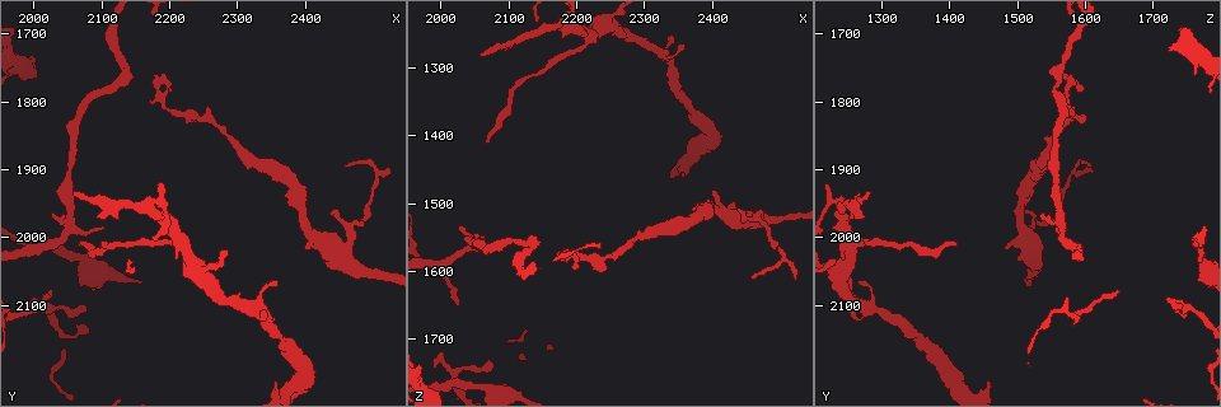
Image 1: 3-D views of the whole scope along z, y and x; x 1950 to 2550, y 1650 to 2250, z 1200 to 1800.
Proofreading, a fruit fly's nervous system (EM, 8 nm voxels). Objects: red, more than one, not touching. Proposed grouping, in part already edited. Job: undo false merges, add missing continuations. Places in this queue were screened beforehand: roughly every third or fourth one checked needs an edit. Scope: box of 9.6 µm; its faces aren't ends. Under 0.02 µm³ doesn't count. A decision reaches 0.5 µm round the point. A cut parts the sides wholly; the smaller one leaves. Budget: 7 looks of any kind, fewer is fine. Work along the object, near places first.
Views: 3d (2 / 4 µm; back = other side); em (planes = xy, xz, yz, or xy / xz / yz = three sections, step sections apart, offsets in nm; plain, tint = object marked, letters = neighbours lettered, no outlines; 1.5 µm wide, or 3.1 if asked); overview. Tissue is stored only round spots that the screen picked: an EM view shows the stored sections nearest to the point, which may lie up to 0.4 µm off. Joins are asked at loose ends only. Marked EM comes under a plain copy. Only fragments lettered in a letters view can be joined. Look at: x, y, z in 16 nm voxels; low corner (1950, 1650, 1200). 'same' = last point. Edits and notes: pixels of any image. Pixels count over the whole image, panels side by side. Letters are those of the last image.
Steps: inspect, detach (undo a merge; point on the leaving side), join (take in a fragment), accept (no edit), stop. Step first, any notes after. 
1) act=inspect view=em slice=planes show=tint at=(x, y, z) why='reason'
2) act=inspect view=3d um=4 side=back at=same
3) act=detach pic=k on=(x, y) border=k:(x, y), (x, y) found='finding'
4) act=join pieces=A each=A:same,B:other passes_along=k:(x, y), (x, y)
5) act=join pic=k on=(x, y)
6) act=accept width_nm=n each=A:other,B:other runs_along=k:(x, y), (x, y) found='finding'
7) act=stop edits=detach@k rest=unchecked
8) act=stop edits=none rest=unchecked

act=inspect view=3d um=2 at=(2245, 2060, 1245)

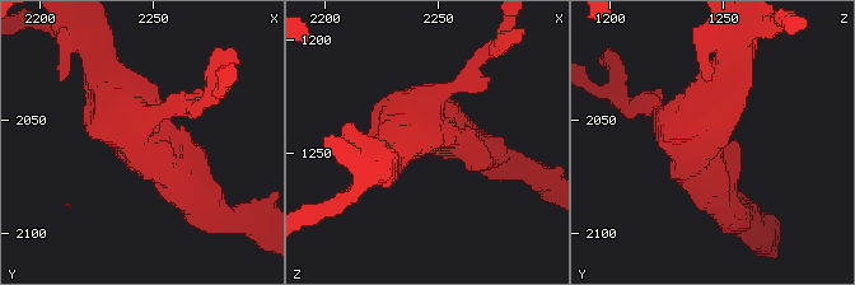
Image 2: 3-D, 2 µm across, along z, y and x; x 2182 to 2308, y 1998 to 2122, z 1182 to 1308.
act=inspect view=em slice=planes show=tint at=(2243, 2056, 1240) arms=3 arm_widths_nm=170,220,280

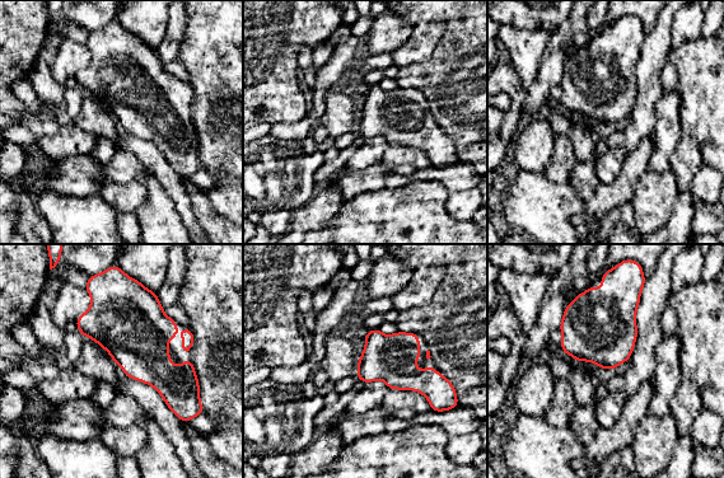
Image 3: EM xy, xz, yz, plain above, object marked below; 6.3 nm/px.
act=inspect view=em slice=planes show=letters at=same

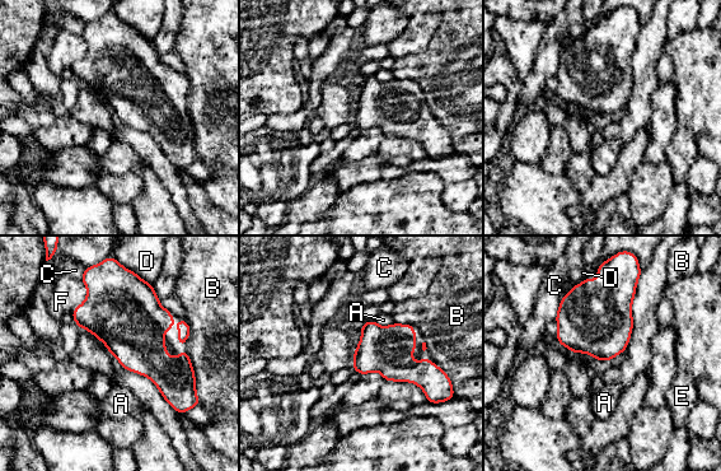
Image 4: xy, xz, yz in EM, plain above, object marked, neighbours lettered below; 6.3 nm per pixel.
act=accept each=A:other,B:other,C:other,D:other,E:other,F:other border=4:(187, 351), (196, 388) found='one neuron here'

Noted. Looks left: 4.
act=inspect view=3d um=2 at=(2365, 2145, 1350) why='thick turns thin'

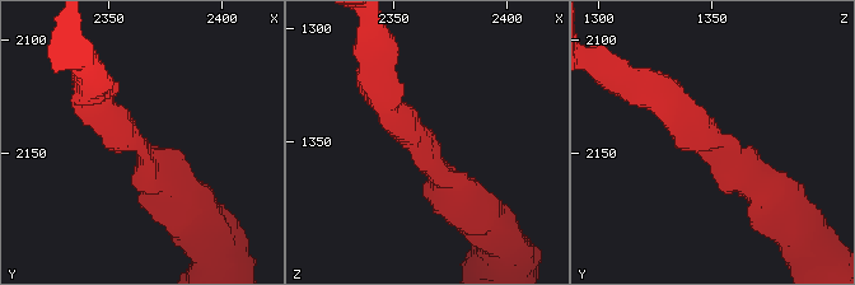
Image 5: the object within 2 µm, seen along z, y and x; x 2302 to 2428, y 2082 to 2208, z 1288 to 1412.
act=inspect view=em slice=planes show=letters at=(2362, 2147, 1352)

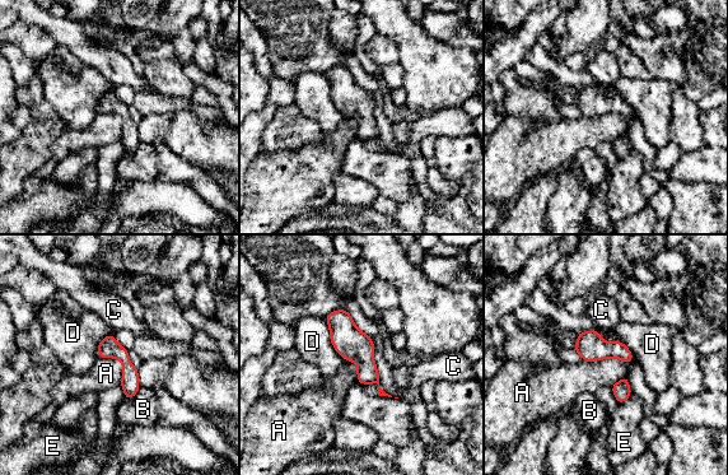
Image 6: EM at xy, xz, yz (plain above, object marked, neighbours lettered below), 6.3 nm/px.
act=accept each=A:other,B:other,C:other,D:other,E:other border=6:(582, 359), (619, 358), (631, 363) found='continuous, no second neuron'

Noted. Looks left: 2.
act=inspect view=em slice=xy step=4 show=tint at=(2035, 2105, 1740)

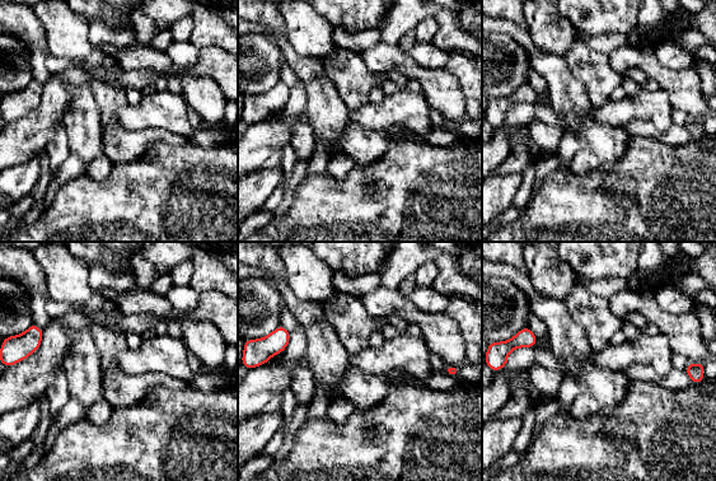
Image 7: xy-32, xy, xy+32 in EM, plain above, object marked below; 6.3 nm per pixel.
act=inspect view=em slice=planes show=letters at=same

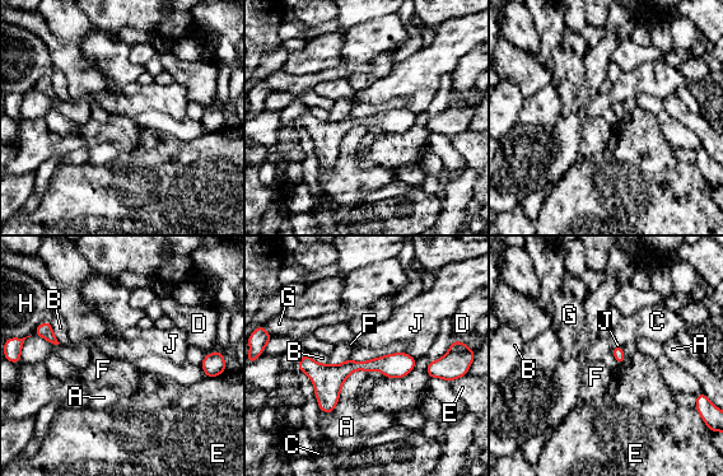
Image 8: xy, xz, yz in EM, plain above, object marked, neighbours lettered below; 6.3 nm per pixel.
act=accept each=A:other,B:other,C:other,D:other,E:other,F:other,G:other,H:other,J:other found='one neuron here'

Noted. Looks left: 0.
act=stop edits=none rest=unchecked

